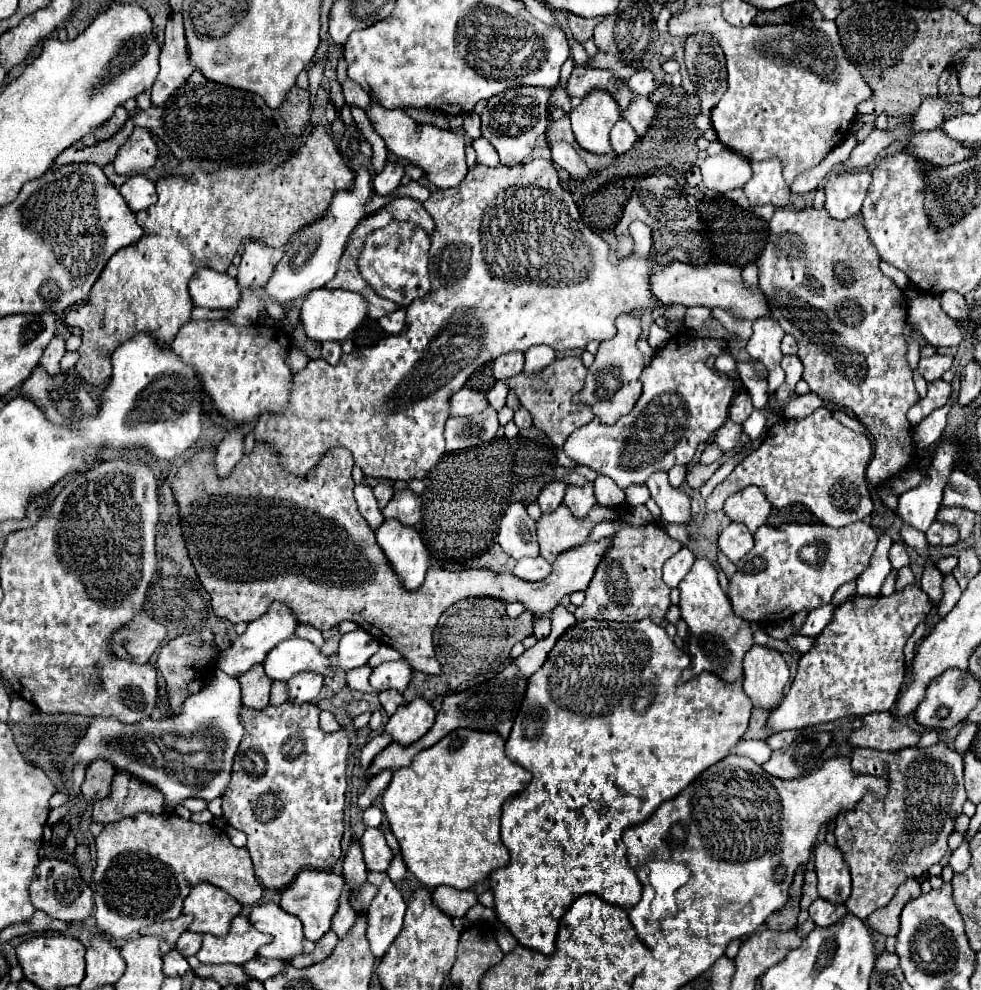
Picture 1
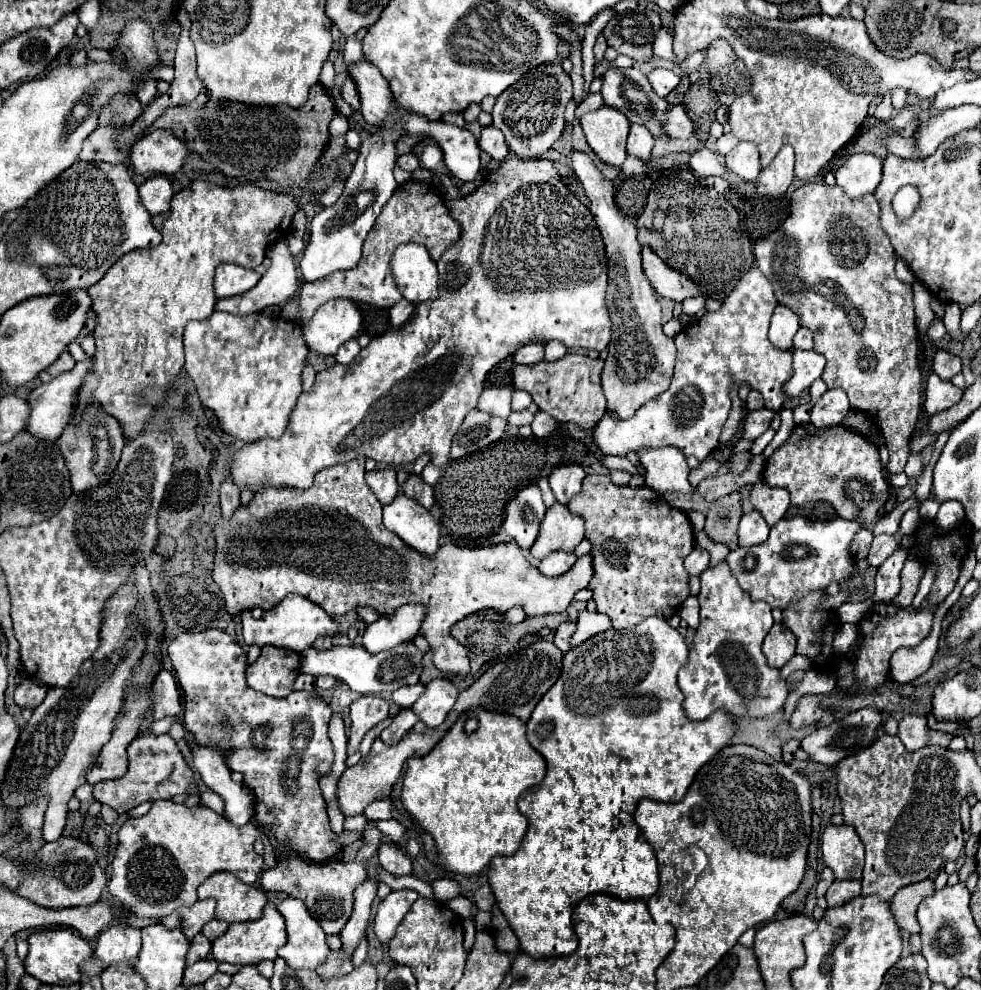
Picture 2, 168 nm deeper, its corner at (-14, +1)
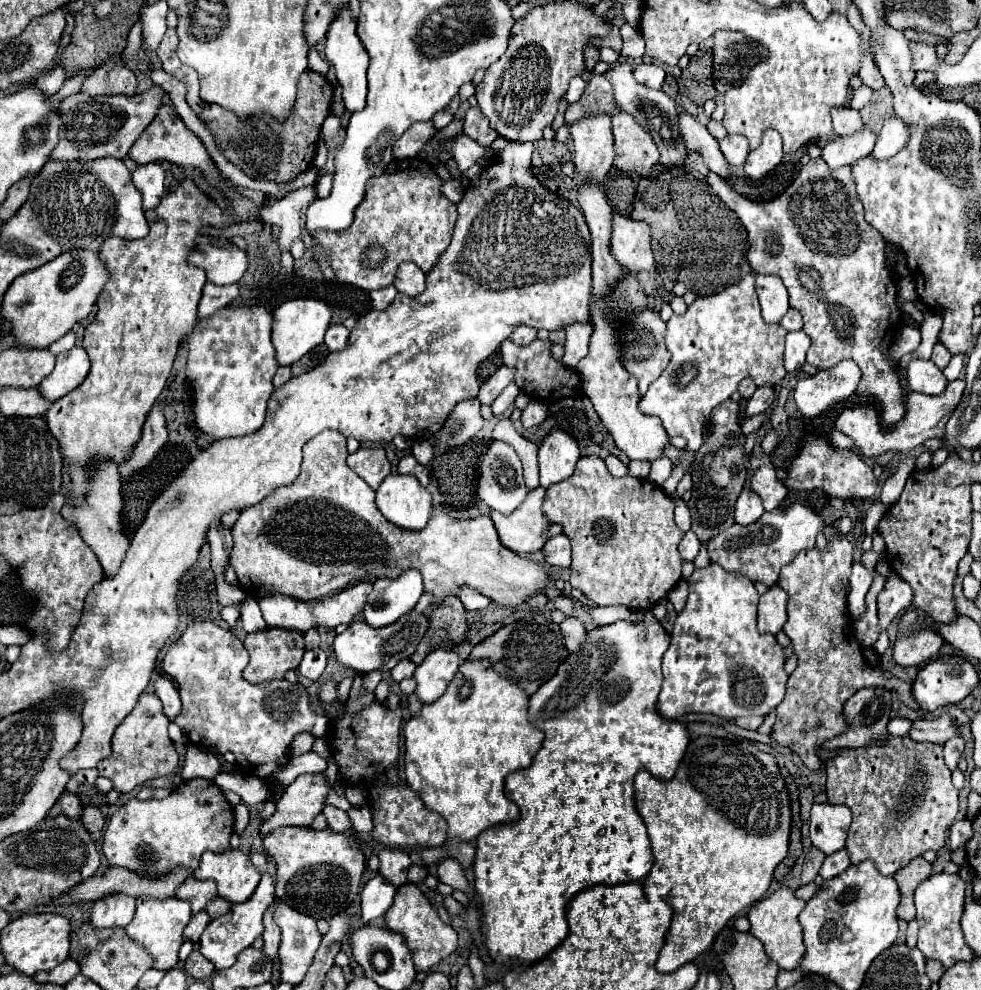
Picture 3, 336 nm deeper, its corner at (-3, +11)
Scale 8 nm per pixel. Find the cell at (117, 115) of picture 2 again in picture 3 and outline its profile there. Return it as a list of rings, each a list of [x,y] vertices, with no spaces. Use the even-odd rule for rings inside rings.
[[[103,64],[97,68],[85,82],[83,92],[91,96],[133,96],[137,88],[137,80],[127,64]]]

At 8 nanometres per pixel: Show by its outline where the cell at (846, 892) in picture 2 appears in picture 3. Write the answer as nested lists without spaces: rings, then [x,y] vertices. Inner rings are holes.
[[[839,850],[839,852],[835,852],[835,854],[831,854],[831,856],[825,858],[825,862],[823,862],[821,870],[819,870],[819,876],[821,876],[823,880],[835,878],[837,874],[843,874],[847,868],[849,868],[847,850]]]

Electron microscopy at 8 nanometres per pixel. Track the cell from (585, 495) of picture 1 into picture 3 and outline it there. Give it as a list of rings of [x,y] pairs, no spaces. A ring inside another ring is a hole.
[[[583,456],[577,462],[573,476],[547,488],[543,512],[545,516],[563,526],[565,536],[571,540],[571,586],[581,590],[595,606],[625,606],[629,610],[651,610],[669,590],[681,580],[681,556],[677,550],[679,540],[685,536],[675,524],[675,502],[657,484],[643,478],[615,478],[607,472],[599,456]]]

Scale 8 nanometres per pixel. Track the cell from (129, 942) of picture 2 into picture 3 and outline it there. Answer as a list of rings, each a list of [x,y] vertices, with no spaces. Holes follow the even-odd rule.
[[[113,894],[93,904],[91,924],[99,930],[127,926],[135,914],[135,900],[125,894]]]

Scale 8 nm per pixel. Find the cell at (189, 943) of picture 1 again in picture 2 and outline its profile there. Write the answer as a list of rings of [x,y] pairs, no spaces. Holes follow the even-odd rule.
[[[214,918],[214,920],[210,920],[210,922],[202,928],[202,932],[206,932],[206,936],[210,936],[210,940],[216,940],[218,936],[222,936],[222,934],[226,932],[226,928],[228,928],[228,924],[226,924],[224,920]]]

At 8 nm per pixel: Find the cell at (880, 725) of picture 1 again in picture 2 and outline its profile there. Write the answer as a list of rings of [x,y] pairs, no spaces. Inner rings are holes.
[[[908,714],[900,720],[898,736],[902,738],[906,750],[918,750],[918,748],[924,748],[927,745],[948,748],[950,740],[954,738],[952,734],[944,734],[944,732],[929,728],[926,718],[916,716],[916,714]]]

